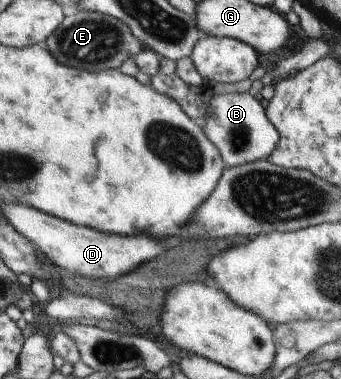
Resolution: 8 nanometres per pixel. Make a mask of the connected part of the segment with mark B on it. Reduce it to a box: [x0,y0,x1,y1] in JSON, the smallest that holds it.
[204,92,279,167]

